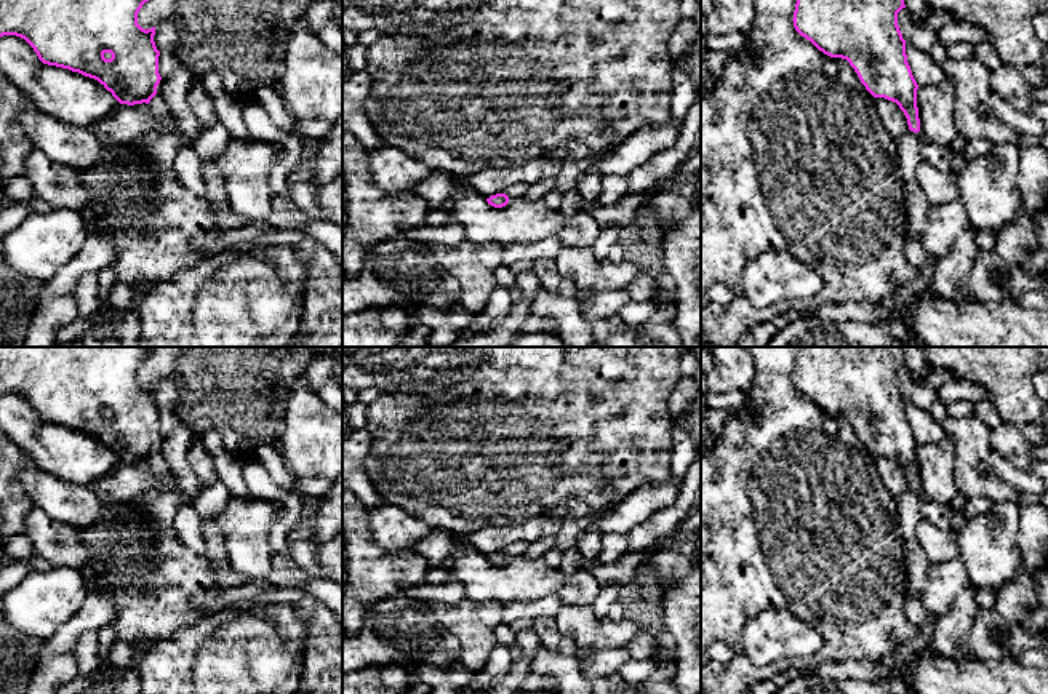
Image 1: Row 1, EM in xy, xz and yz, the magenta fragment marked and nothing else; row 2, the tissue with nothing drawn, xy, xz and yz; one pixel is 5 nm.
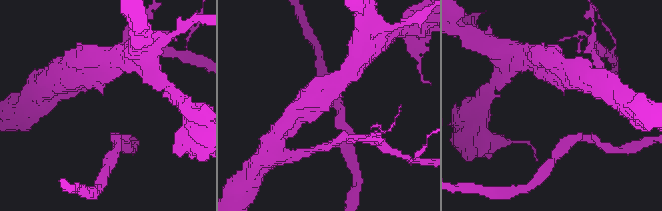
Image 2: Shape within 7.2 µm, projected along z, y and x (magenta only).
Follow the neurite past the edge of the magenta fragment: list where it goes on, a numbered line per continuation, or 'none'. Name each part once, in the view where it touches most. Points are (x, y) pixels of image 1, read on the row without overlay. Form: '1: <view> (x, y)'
1: xy (160, 502)

